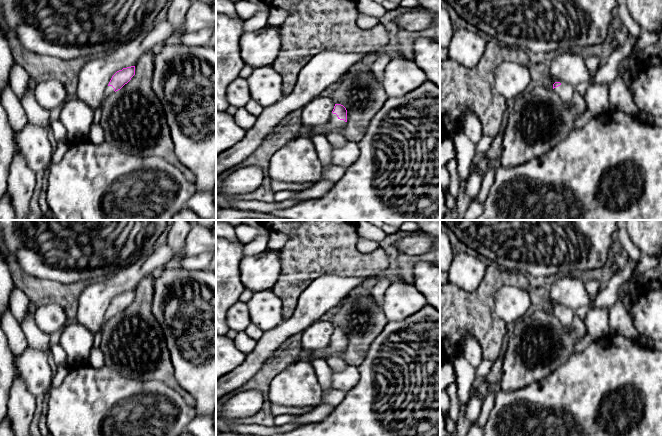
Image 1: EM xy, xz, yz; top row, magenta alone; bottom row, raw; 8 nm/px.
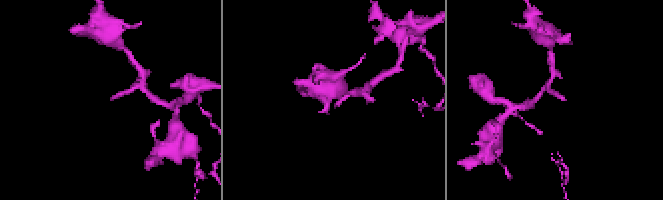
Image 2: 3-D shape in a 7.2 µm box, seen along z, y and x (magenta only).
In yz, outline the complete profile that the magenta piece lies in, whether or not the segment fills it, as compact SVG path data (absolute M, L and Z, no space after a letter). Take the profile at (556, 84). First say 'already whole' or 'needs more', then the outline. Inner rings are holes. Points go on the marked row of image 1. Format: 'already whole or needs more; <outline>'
needs more; M555 82L553 90L560 96L564 102L569 102L575 92L575 87L566 83Z

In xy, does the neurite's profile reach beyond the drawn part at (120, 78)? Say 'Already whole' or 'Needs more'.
Needs more

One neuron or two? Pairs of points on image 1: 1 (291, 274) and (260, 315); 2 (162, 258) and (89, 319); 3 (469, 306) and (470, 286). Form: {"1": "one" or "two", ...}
{"1": "two", "2": "one", "3": "two"}

